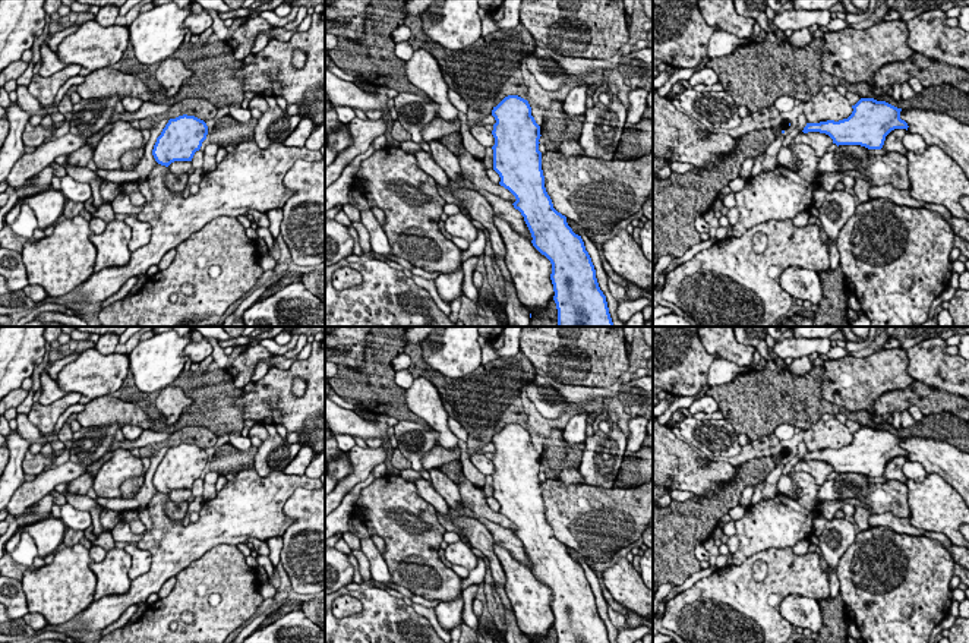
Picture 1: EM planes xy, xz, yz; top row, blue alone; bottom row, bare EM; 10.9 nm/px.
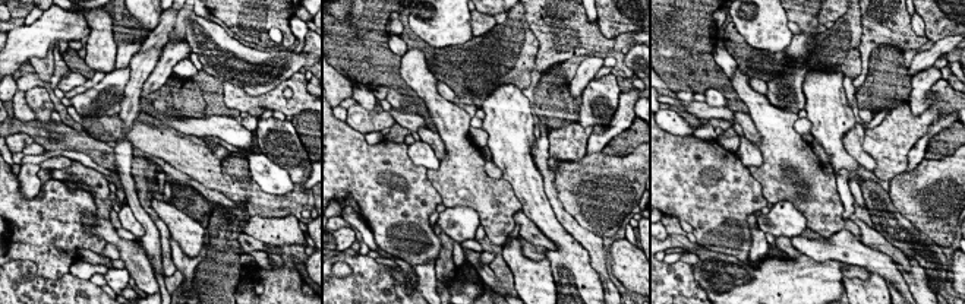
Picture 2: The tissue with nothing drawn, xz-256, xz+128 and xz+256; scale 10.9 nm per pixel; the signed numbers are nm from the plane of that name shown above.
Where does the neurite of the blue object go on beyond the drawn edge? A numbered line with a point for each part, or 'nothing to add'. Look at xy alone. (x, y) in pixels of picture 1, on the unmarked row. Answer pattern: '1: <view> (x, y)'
nothing to add

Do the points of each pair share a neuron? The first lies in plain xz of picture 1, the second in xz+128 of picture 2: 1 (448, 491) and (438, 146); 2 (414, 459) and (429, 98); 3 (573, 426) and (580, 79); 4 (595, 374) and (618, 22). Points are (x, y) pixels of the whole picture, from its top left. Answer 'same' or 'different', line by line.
1: same
2: different
3: same
4: different

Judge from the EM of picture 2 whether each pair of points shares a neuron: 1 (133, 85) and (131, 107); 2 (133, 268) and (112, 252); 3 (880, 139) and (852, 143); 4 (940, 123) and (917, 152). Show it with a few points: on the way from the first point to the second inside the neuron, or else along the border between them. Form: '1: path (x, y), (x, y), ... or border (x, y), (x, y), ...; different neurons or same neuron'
1: path (132, 91), (132, 101); same neuron
2: border (107, 243), (116, 247), (119, 257); different neurons
3: border (864, 130), (863, 148), (874, 160), (874, 171); different neurons
4: path (933, 130), (921, 145); same neuron

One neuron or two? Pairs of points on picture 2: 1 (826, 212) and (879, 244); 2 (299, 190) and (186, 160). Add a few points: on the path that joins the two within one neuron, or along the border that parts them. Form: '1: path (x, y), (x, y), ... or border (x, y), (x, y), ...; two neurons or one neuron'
1: border (850, 219), (858, 228), (861, 238); two neurons
2: path (271, 200), (239, 192), (214, 177); one neuron

